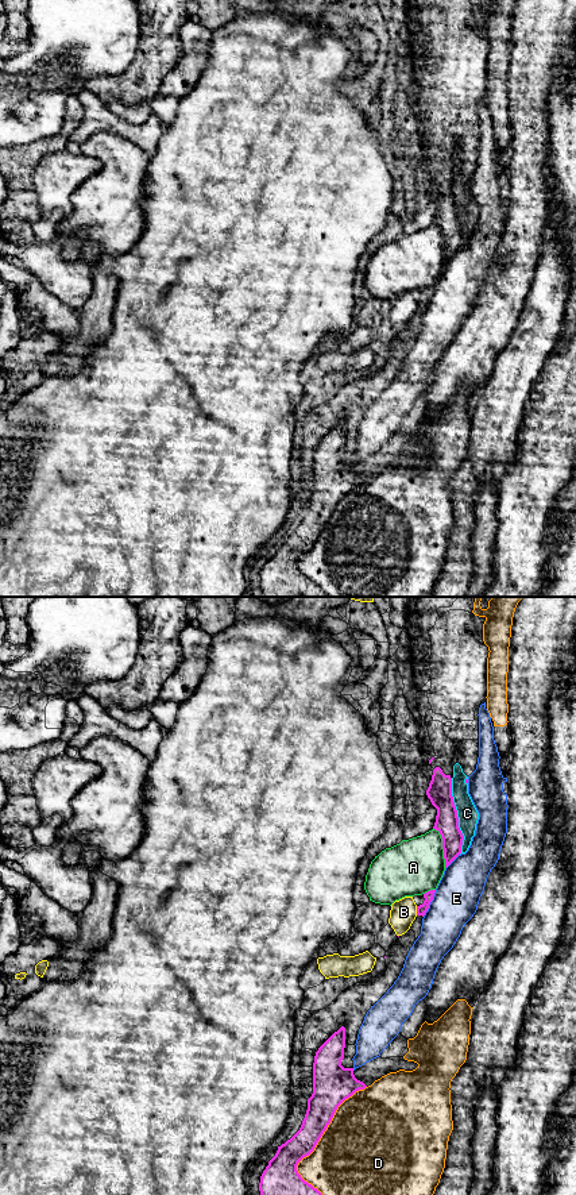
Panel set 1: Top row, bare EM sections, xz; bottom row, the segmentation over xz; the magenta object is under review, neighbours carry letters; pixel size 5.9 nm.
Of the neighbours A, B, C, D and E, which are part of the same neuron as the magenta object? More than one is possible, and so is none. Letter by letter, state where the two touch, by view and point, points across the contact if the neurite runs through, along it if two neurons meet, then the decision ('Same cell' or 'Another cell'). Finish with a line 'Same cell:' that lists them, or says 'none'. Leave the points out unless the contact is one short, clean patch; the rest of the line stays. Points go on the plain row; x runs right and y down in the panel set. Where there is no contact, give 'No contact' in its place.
A: Touches magenta at xz (443, 242). Another cell
B: Touches magenta at xz (417, 305). Another cell
C: Touches magenta at xz (456, 211). Boundary: xz (451, 173), (451, 191), (463, 231), (460, 249). Another cell
D: Touches magenta at xz (317, 536). Another cell
E: Touches magenta at xz (429, 299). Another cell
Same cell: none

